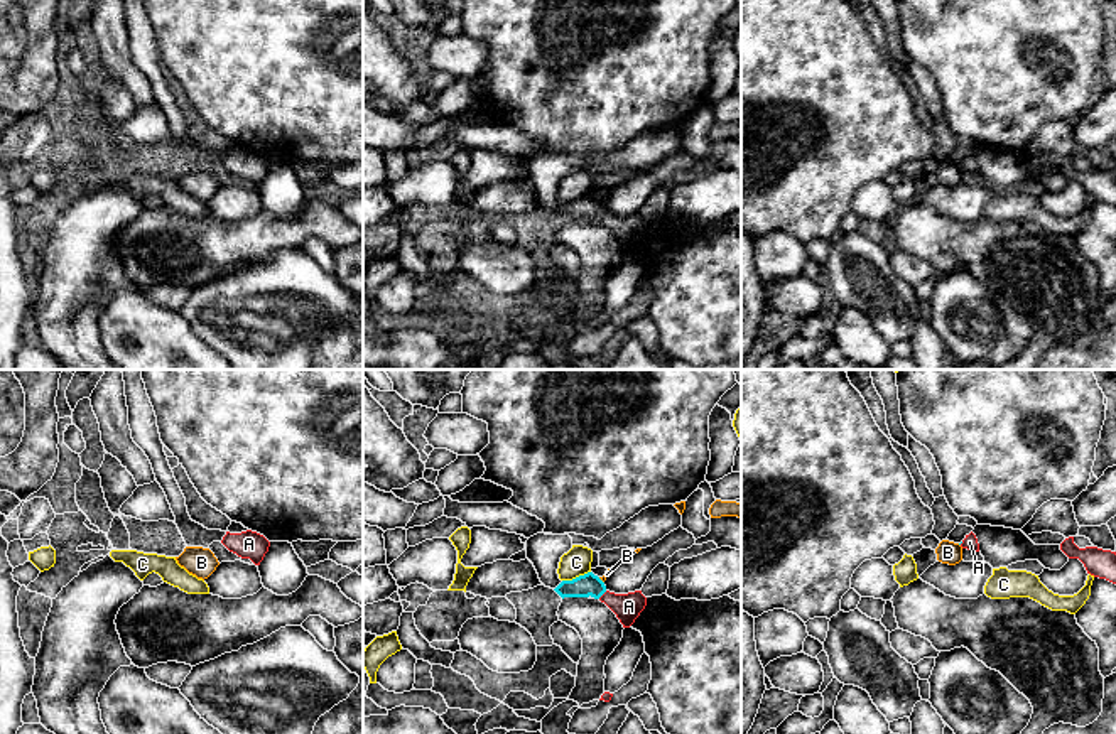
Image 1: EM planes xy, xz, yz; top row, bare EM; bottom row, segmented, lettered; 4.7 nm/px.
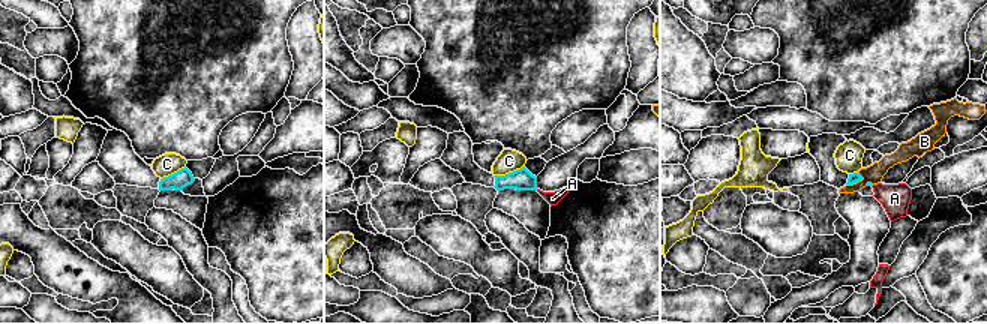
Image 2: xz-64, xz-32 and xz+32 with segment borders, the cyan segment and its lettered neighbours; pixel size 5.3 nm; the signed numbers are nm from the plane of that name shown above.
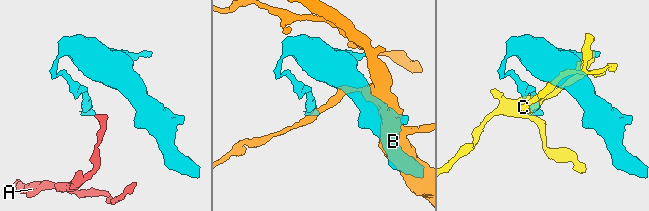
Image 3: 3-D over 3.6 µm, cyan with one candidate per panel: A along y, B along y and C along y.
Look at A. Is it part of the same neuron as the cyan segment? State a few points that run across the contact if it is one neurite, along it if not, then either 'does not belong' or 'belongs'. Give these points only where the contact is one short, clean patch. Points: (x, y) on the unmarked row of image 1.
xz (588, 206), (601, 216), (628, 228) | belongs

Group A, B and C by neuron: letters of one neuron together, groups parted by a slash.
A / B / C

